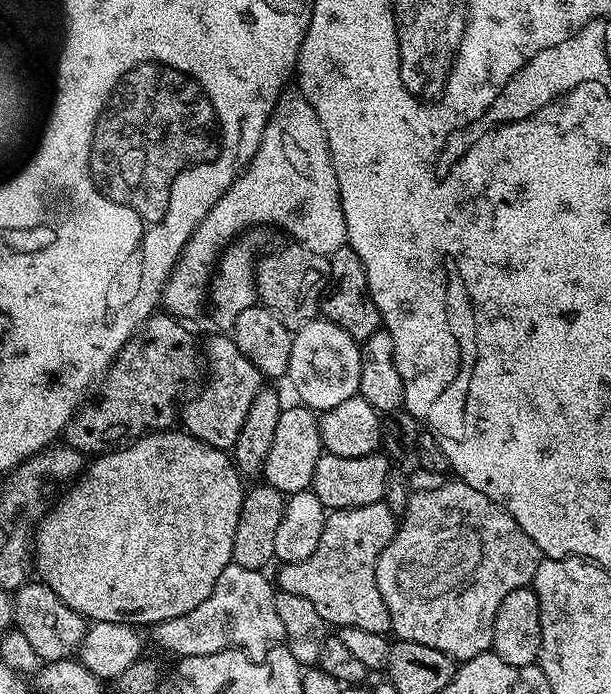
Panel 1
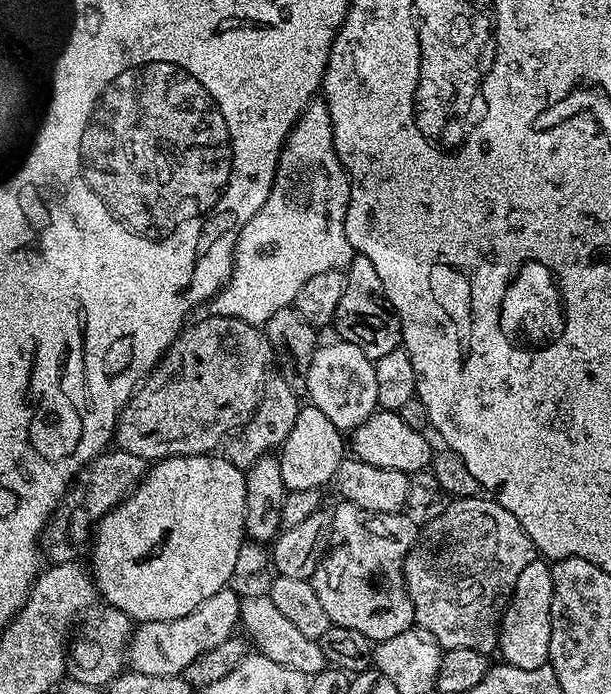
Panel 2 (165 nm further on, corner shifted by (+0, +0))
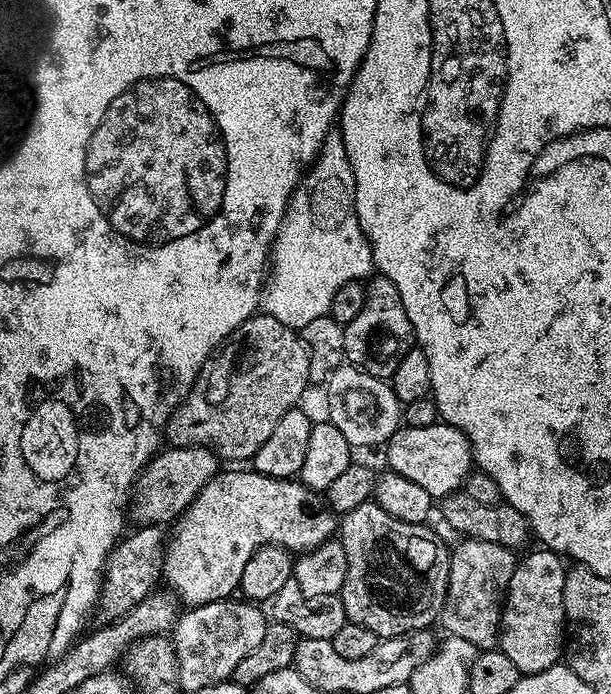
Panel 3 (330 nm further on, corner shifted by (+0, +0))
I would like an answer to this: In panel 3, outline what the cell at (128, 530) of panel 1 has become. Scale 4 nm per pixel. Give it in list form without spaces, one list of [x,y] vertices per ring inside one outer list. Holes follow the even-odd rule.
[[[224,470],[216,475],[190,502],[167,537],[162,580],[185,605],[229,599],[240,587],[246,562],[266,544],[303,554],[337,535],[337,513],[317,493],[292,478],[279,480],[247,471]]]

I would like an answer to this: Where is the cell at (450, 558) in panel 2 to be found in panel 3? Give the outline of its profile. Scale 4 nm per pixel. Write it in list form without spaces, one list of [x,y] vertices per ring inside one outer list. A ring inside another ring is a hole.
[[[464,538],[459,543],[457,548],[451,549],[448,561],[448,593],[442,613],[443,631],[458,638],[466,638],[466,642],[470,642],[478,650],[492,650],[497,647],[500,639],[500,614],[504,611],[504,596],[508,592],[518,556],[513,549],[498,546],[494,542]]]

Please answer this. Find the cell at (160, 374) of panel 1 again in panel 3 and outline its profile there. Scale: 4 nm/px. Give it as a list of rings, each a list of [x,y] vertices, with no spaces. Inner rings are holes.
[[[257,314],[242,322],[238,330],[216,349],[211,360],[198,374],[195,384],[183,404],[176,409],[164,425],[164,436],[169,445],[178,448],[208,448],[221,461],[251,461],[252,456],[274,434],[274,426],[282,422],[282,416],[301,403],[304,391],[310,388],[310,358],[308,346],[301,333],[278,318]]]

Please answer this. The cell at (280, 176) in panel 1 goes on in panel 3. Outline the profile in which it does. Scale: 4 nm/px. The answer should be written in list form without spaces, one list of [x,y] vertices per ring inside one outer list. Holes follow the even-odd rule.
[[[339,130],[328,133],[316,160],[300,178],[300,183],[288,200],[284,221],[272,243],[270,279],[262,292],[262,312],[265,316],[278,318],[278,322],[303,330],[314,318],[329,315],[334,296],[342,286],[359,280],[367,281],[373,275],[372,247],[364,236],[356,213],[356,183],[350,166],[350,154],[346,154],[346,142]]]

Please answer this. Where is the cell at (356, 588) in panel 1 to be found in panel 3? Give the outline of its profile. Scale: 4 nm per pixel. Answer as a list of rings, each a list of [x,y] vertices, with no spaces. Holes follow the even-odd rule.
[[[375,502],[354,506],[354,510],[343,513],[338,524],[338,539],[346,550],[346,582],[339,596],[351,623],[366,626],[366,630],[374,630],[378,638],[387,638],[431,629],[432,623],[441,619],[448,593],[450,548],[428,527],[427,523],[402,522],[386,514],[386,510],[382,510],[382,506]]]

